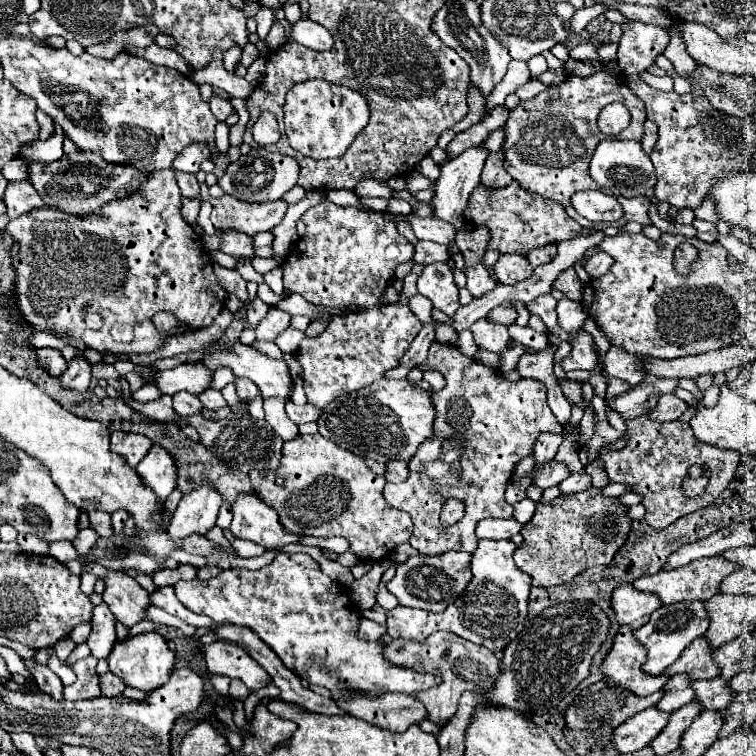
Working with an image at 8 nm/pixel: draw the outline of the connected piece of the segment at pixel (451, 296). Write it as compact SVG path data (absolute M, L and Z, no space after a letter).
M444 262L428 264L418 276L416 286L418 286L418 292L426 296L440 312L452 316L460 308L458 286L452 278L452 270L448 264Z

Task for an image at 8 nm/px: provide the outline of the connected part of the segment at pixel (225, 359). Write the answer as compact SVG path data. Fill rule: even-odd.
M232 320L234 324L230 324L224 332L224 336L208 346L202 346L200 348L200 354L204 356L202 360L198 360L200 364L208 366L208 370L218 370L222 368L224 364L234 372L236 378L248 378L252 380L264 398L268 396L280 396L280 398L288 398L290 396L290 386L292 386L292 378L288 374L288 366L282 362L282 360L272 360L268 356L264 356L260 350L256 350L254 346L250 344L242 344L239 337L240 333L245 329L246 324L240 322L240 320ZM238 326L238 328L236 328Z

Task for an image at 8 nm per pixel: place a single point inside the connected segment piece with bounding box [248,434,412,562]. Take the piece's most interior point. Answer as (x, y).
(348, 502)

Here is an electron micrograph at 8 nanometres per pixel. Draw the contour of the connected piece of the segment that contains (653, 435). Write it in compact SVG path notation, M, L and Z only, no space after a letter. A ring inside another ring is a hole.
M648 414L642 418L626 420L626 434L622 436L626 446L622 450L612 450L610 442L604 444L598 452L598 458L604 462L604 470L610 482L626 484L632 492L642 496L642 506L646 508L644 522L652 528L666 528L678 518L696 512L708 504L712 504L730 484L732 474L740 462L740 456L732 450L720 450L714 446L706 446L692 436L692 428L688 422L674 420L674 422L652 422ZM694 464L706 464L710 468L710 482L704 494L696 498L684 498L680 484L686 476L688 468Z

